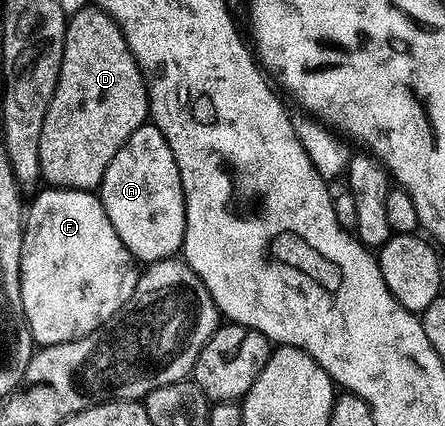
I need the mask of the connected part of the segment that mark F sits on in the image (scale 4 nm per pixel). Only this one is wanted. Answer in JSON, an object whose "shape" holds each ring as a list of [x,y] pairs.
{"shape":[[[43,187],[26,210],[23,235],[19,286],[23,314],[27,317],[27,327],[36,346],[60,345],[89,336],[108,324],[129,295],[133,295],[140,275],[137,262],[125,243],[121,243],[121,235],[113,231],[113,223],[109,223],[109,215],[105,215],[103,202],[94,192]]]}

